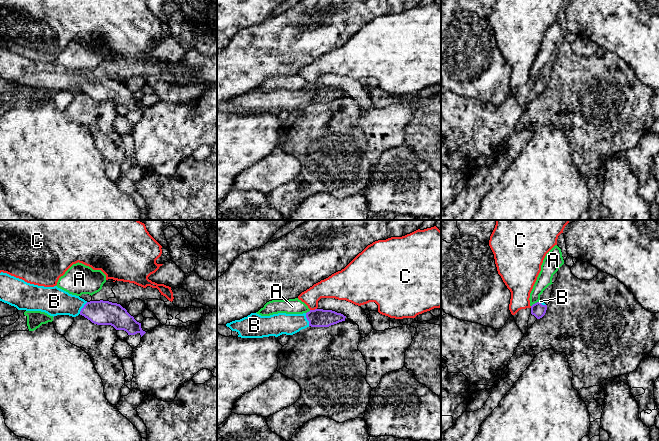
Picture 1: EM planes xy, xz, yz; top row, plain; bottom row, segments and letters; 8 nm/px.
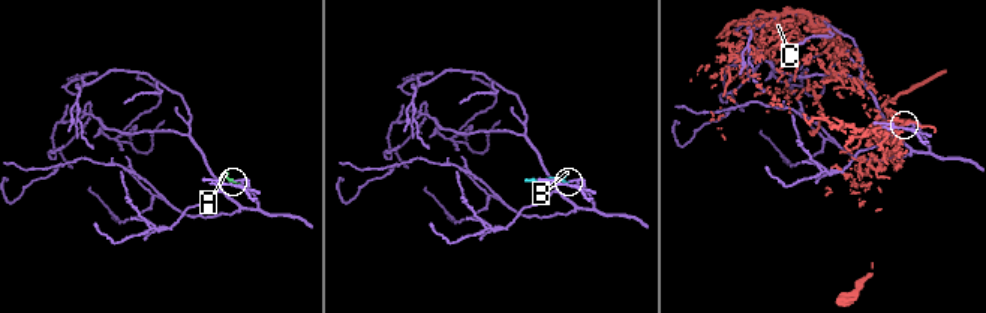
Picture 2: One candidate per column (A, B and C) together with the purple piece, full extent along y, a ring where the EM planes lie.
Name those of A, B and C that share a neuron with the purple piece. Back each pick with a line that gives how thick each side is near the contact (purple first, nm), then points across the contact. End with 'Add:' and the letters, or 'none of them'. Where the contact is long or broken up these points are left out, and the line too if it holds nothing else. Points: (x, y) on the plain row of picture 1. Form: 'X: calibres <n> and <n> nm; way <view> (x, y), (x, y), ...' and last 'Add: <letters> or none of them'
B: calibres 140 and 180 nm; way xz (317, 94), (307, 95), (293, 99), (277, 100)
Add: B

